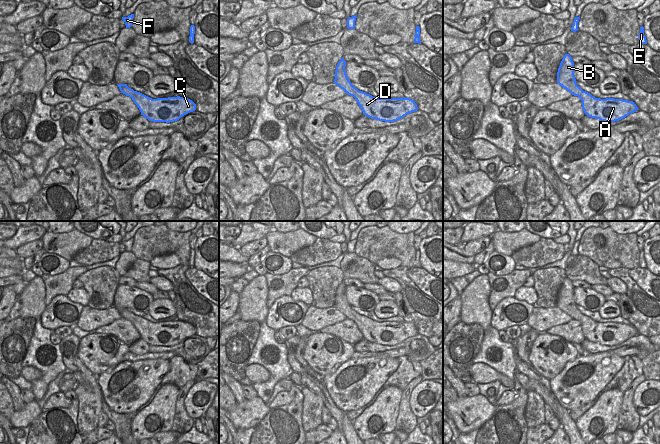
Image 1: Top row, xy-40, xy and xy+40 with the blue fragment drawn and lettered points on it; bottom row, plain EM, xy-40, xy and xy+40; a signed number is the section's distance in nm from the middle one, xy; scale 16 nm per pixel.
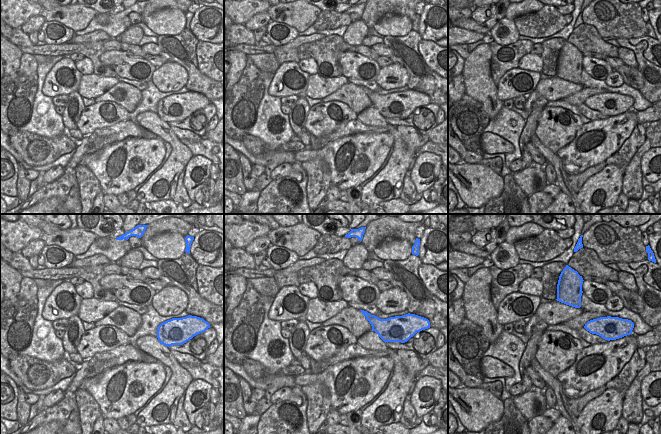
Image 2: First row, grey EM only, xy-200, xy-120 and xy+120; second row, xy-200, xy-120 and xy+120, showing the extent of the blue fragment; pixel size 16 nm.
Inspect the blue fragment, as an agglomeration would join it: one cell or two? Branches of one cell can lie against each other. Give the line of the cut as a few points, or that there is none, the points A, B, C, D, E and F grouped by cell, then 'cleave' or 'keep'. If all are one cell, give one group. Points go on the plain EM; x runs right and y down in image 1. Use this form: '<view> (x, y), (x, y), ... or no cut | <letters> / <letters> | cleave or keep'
no cut | A B C D E F | keep

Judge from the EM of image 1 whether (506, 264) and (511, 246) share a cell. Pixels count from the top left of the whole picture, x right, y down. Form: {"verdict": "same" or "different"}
{"verdict": "different"}

